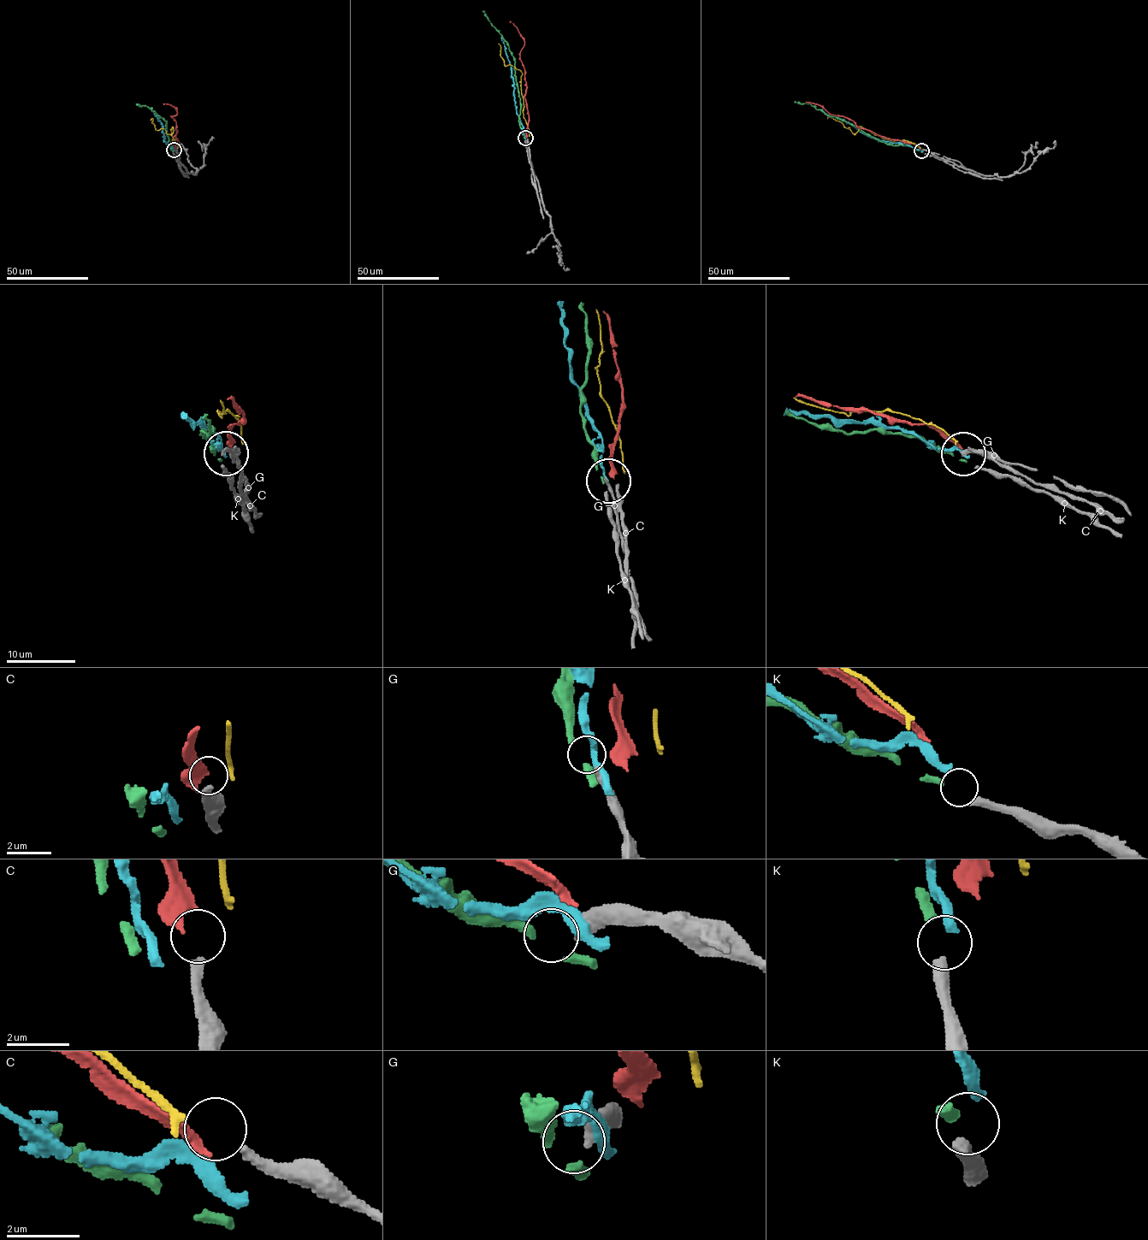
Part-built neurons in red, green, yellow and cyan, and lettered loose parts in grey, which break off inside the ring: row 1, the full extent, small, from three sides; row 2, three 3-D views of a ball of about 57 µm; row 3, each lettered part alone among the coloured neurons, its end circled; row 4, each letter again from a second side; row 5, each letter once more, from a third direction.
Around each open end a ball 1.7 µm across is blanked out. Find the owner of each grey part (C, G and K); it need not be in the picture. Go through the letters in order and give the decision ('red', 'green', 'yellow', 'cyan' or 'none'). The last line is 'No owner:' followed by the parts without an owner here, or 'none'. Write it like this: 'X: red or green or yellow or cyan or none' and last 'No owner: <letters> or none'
C: red
G: none
K: green
No owner: G

